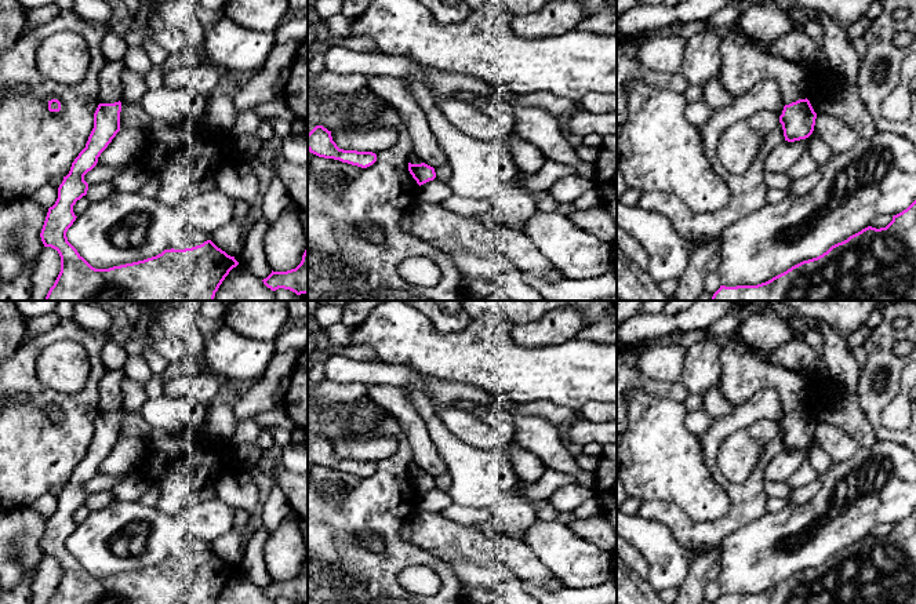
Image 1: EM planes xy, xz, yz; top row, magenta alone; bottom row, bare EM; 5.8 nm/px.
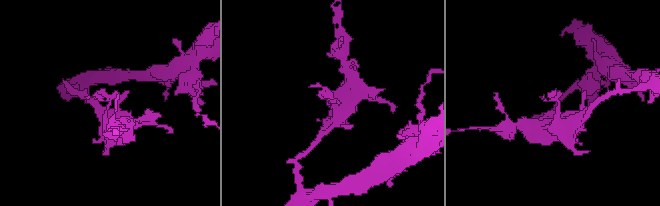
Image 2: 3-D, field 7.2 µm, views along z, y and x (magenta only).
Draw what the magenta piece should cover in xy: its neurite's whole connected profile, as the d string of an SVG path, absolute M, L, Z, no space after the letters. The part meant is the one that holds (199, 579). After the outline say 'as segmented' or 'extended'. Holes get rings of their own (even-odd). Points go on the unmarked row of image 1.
M112 368L99 381L99 414L94 422L94 437L86 456L72 472L70 480L58 496L58 507L48 517L40 546L44 556L51 556L61 565L61 581L47 604L215 604L229 581L239 574L211 549L185 558L164 558L161 563L109 578L92 576L68 550L66 541L76 530L73 514L87 503L88 492L84 484L91 480L101 462L120 440L120 421L123 407L123 381L127 376L121 368Z; extended

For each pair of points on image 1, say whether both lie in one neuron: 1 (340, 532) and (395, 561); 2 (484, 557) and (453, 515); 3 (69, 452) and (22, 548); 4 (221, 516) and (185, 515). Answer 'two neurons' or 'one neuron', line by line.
1: one neuron
2: two neurons
3: two neurons
4: one neuron

